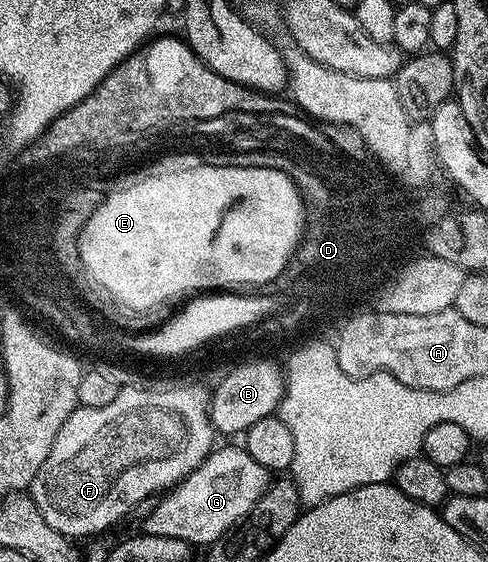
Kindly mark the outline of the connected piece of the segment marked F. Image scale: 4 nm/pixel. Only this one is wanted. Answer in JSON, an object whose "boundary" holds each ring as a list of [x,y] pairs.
{"boundary":[[[185,382],[179,389],[162,389],[155,386],[147,392],[123,388],[109,406],[103,408],[75,408],[73,414],[60,426],[56,442],[44,466],[30,483],[28,494],[36,502],[44,522],[52,530],[71,538],[90,536],[102,532],[133,513],[136,502],[149,496],[157,497],[182,481],[198,467],[215,447],[216,433],[210,421],[210,398],[201,383]]]}

